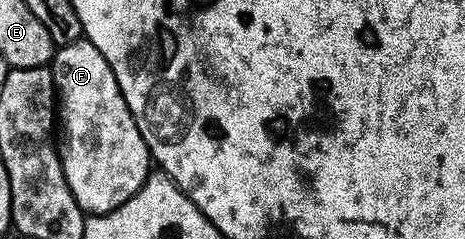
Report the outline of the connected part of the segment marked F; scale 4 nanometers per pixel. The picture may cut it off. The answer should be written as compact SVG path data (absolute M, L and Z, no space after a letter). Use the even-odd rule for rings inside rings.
M90 40L61 45L48 67L54 75L56 116L66 123L66 148L64 144L60 155L68 190L72 190L72 198L83 212L103 216L142 189L152 171L150 151L128 110L128 102L124 102L112 66L104 62L104 54Z

